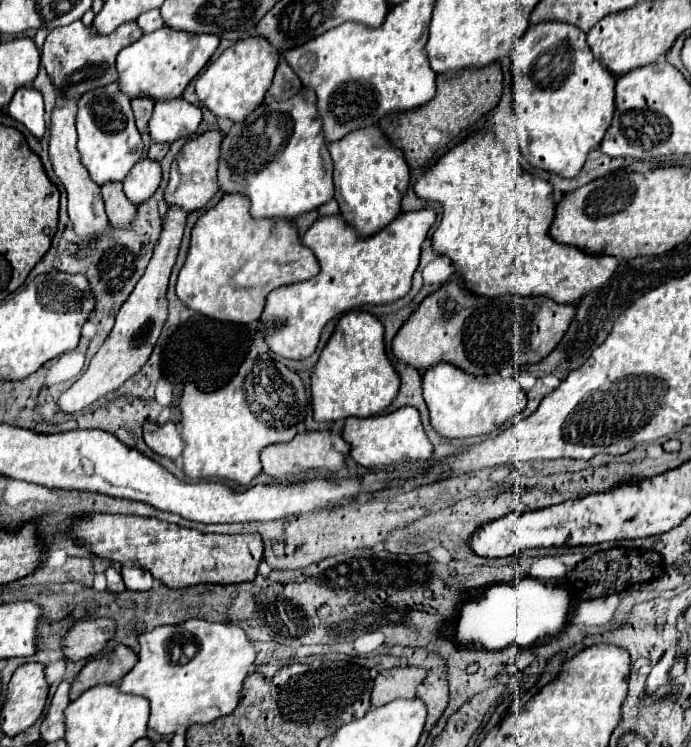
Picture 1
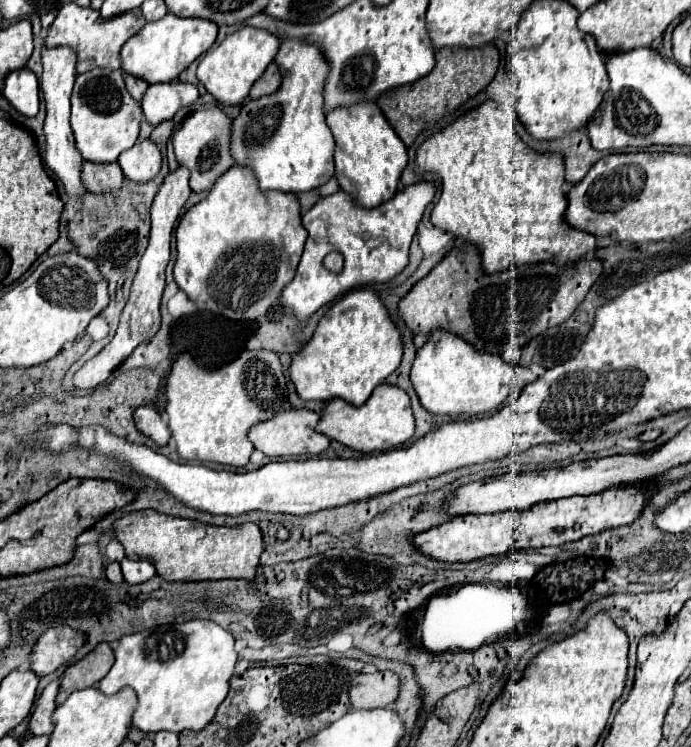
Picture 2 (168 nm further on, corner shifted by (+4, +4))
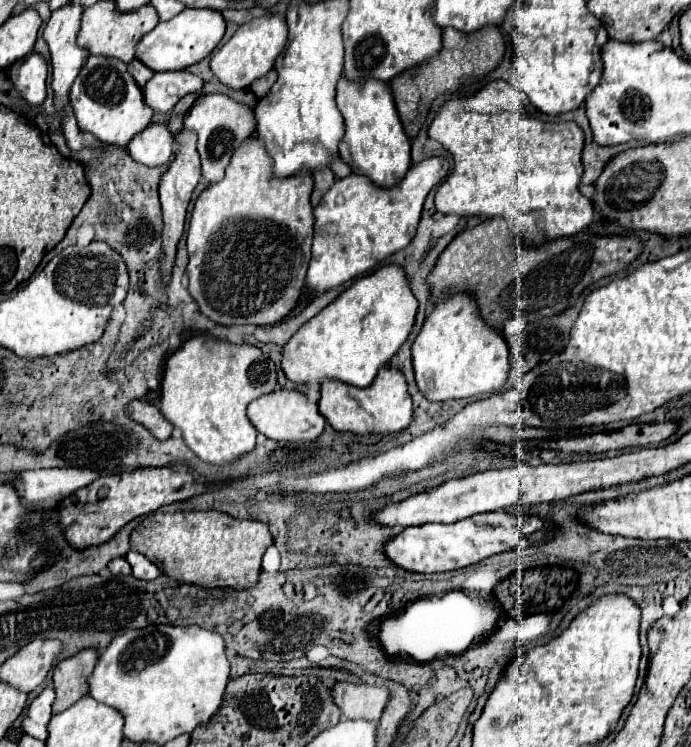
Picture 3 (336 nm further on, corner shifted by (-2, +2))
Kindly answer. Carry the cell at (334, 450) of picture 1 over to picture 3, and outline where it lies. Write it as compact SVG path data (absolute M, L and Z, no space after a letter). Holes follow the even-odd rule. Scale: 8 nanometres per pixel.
M277 389L271 395L255 399L247 409L247 417L255 425L255 429L263 433L267 439L287 441L291 445L315 443L325 427L325 419L319 415L315 403L307 401L307 397L301 395L299 391L285 391L285 389Z

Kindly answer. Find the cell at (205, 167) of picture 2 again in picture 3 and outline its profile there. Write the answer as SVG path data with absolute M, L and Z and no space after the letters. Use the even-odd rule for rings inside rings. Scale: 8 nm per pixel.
M205 95L195 101L195 105L185 115L183 127L197 133L197 151L201 157L203 179L207 183L217 183L225 175L225 169L239 145L249 139L255 131L255 117L253 111L227 95Z

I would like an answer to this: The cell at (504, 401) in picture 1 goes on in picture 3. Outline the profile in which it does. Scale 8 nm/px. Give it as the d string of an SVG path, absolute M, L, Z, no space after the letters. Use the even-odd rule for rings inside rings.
M459 293L435 305L431 315L427 315L413 341L413 369L417 387L429 401L471 399L507 389L511 353L505 339L483 323L475 301Z

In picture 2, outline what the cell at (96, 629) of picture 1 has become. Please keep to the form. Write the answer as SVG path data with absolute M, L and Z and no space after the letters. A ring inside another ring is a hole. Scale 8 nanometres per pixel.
M71 627L47 629L35 641L29 653L29 663L31 663L29 669L37 677L45 677L53 673L57 667L69 663L83 643L85 635L81 635L81 631L73 631Z

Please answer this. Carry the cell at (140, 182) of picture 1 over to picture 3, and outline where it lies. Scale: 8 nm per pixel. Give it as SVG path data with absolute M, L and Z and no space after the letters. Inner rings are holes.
M149 125L145 131L141 131L131 139L127 151L133 157L133 161L147 167L155 167L165 165L169 161L171 143L173 135L165 125Z

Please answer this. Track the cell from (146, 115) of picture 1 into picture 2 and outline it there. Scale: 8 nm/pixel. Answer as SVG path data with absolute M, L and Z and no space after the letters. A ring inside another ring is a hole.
M125 73L125 85L127 85L127 91L131 93L131 97L133 97L135 101L139 101L139 99L143 97L143 93L147 91L147 85L149 85L149 83L145 83L145 79L137 79L137 77Z

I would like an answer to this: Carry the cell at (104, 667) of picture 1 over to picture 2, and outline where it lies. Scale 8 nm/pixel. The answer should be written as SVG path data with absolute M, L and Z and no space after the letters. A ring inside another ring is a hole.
M99 643L91 653L87 653L83 659L65 669L57 693L57 705L61 705L73 691L97 685L101 677L107 675L111 665L113 649L109 647L109 643Z

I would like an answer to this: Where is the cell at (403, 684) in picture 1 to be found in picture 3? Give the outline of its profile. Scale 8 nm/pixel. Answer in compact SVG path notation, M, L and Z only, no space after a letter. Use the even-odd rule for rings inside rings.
M335 683L333 699L347 719L369 719L379 721L387 701L391 699L391 691L381 685L365 685L365 683Z

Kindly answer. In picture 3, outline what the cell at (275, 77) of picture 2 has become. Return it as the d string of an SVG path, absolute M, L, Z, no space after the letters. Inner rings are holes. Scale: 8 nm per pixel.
M271 69L265 77L261 77L261 79L257 79L257 81L251 83L251 91L255 93L257 99L261 99L261 97L265 97L265 93L271 89L271 85L275 81L277 81L277 73L275 73L275 69Z

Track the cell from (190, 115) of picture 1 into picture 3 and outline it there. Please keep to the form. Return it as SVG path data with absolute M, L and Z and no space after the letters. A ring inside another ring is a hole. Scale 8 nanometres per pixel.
M189 71L155 73L145 85L145 103L157 113L169 113L177 101L189 93L197 93L203 81Z

